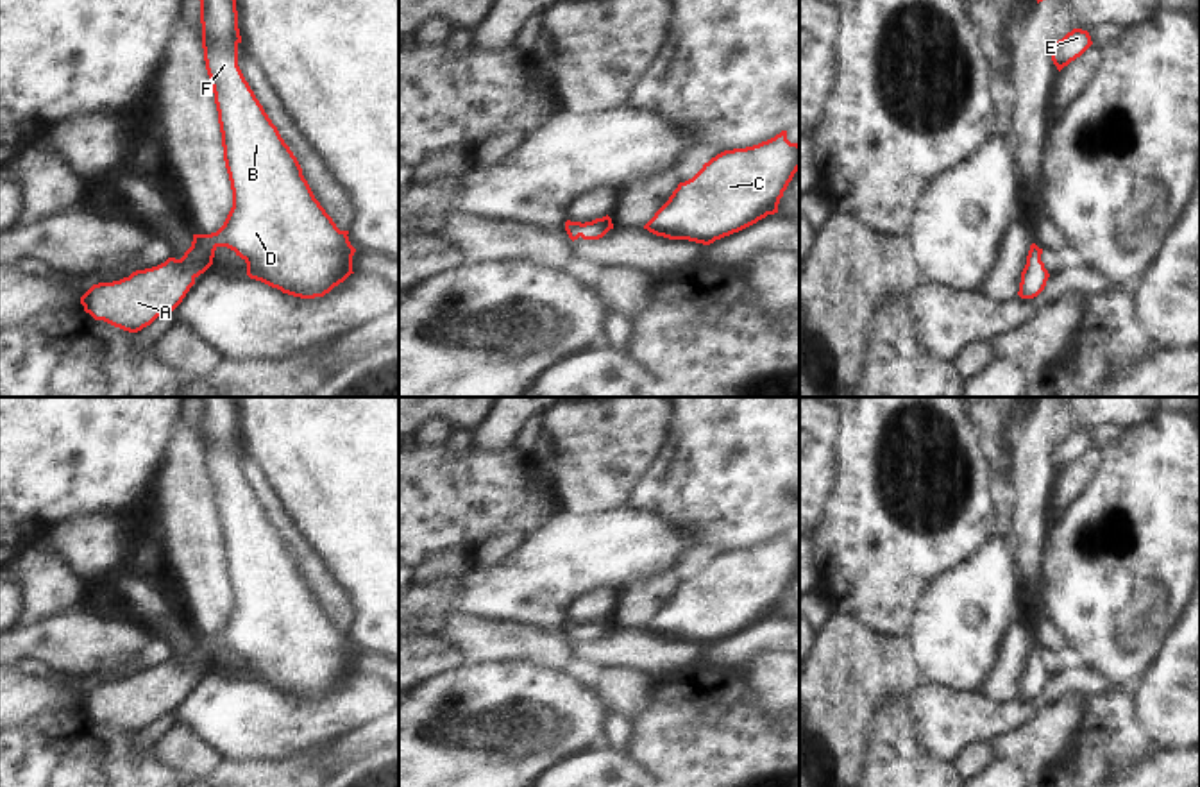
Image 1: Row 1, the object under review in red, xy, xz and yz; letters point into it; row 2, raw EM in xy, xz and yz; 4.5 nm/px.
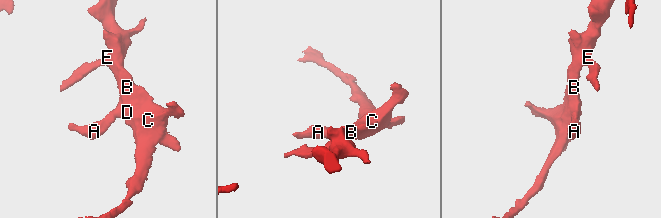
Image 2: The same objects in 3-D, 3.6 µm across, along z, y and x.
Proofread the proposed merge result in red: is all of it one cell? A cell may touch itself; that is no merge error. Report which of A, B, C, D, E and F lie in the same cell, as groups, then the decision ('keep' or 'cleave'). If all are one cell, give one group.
groups A B C D E F; keep

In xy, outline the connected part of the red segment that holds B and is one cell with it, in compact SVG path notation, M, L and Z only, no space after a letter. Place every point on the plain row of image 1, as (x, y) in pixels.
M199 397L199 401L204 461L218 512L232 608L216 633L193 635L191 647L181 660L168 658L157 667L136 671L120 681L93 685L80 698L84 712L95 721L104 721L129 733L138 733L163 714L173 712L195 685L195 680L213 665L218 647L234 651L247 664L250 680L300 699L324 698L354 674L352 656L356 649L349 642L349 631L340 631L315 599L297 558L238 467L241 436L236 399Z

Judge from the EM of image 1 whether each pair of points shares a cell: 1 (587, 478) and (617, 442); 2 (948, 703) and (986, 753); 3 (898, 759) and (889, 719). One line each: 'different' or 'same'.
1: same
2: different
3: same

